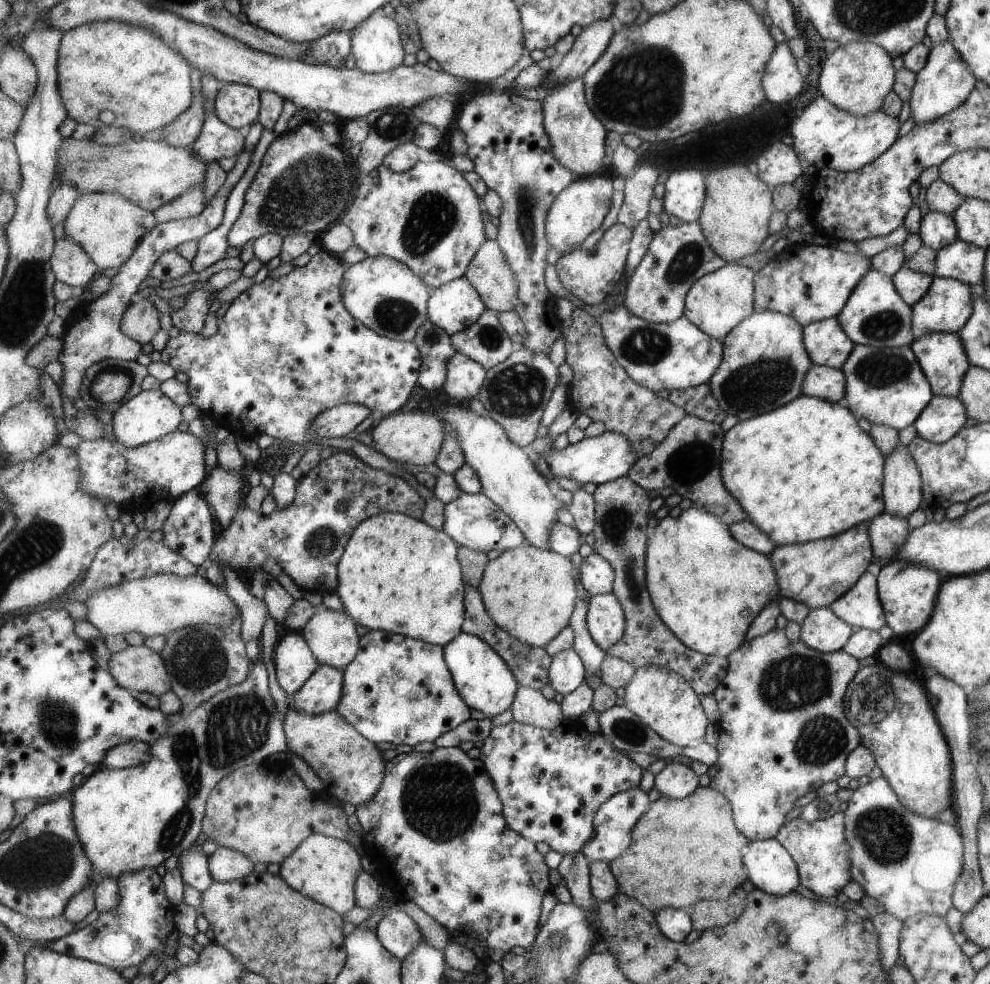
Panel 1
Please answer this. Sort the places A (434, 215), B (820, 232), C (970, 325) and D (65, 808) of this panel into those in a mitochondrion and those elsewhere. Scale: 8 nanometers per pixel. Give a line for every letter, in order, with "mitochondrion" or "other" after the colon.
A: mitochondrion
B: other
C: other
D: other

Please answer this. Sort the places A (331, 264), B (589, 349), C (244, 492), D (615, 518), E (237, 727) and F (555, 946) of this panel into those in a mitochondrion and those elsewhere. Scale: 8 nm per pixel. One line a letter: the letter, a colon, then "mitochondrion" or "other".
A: other
B: other
C: other
D: mitochondrion
E: mitochondrion
F: mitochondrion

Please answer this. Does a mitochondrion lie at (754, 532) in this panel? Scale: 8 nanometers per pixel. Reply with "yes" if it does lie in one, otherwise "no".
no

